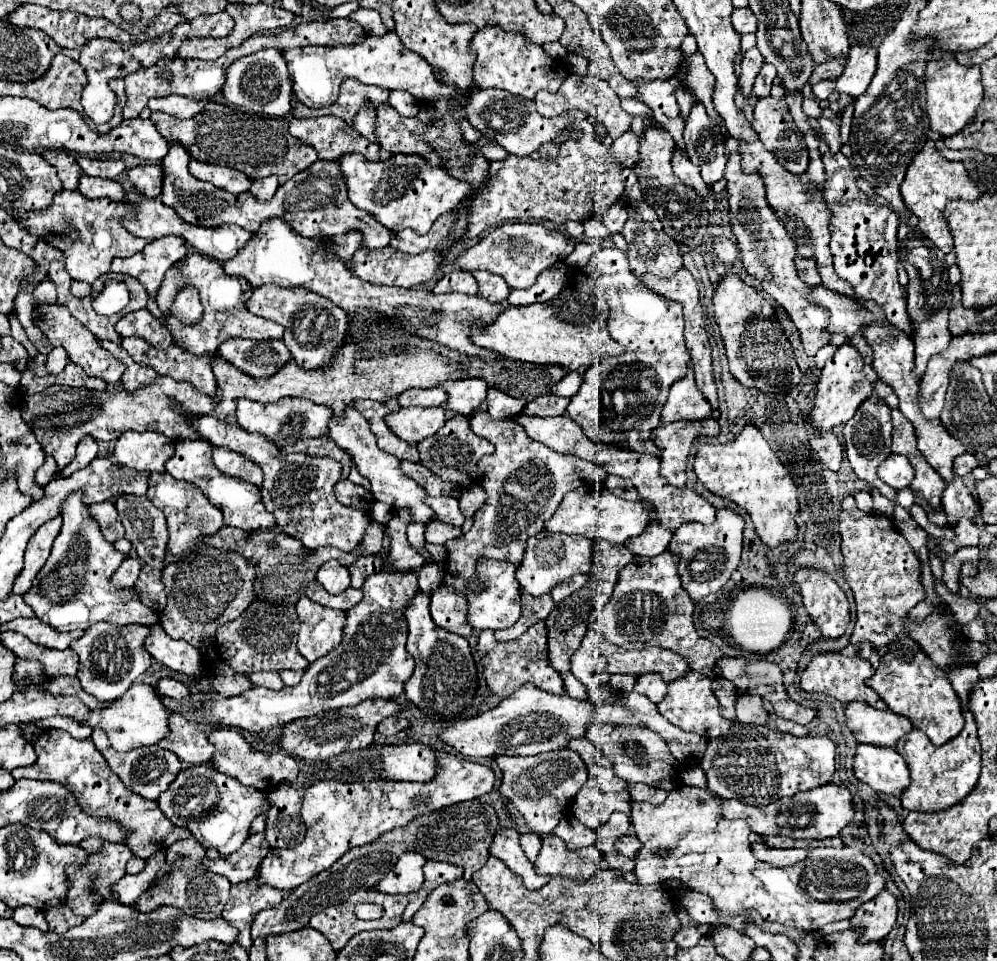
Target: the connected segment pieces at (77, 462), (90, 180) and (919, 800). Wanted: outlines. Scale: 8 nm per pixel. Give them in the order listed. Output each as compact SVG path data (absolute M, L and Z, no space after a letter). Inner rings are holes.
M83 436L81 442L77 444L77 454L75 454L75 458L61 470L61 476L73 474L75 470L81 470L81 468L89 466L89 464L97 458L97 452L99 452L97 440L95 440L95 438L89 438L89 436Z
M83 174L79 178L79 192L91 200L95 200L95 198L109 198L111 202L125 200L125 190L123 190L121 182L109 180L109 178L87 176L87 174Z
M965 660L951 664L949 670L945 670L947 678L951 680L953 688L957 692L961 692L961 704L963 704L963 714L965 714L965 728L961 730L959 736L951 738L949 742L945 742L943 746L935 746L925 732L913 728L907 736L905 736L905 744L903 744L903 758L909 766L911 772L911 784L903 790L901 794L901 804L905 810L917 810L917 812L937 812L937 810L945 810L953 804L957 804L959 800L963 800L975 786L977 778L979 778L979 770L981 770L981 744L977 738L977 726L973 716L967 710L967 690L971 690L971 682L975 682L975 678L979 678L975 664L967 664Z

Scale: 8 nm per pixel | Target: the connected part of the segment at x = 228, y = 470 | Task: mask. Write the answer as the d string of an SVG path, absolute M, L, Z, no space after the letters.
M213 450L213 464L227 476L261 486L263 470L233 450Z

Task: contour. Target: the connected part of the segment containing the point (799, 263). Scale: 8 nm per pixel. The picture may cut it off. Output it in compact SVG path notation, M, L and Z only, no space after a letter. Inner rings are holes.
M795 258L795 266L797 266L797 274L799 278L809 284L809 286L817 286L821 282L819 270L817 270L817 262L811 258Z

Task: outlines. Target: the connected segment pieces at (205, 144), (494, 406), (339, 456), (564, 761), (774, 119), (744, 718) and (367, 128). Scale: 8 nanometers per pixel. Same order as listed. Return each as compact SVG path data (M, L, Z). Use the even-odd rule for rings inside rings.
M209 102L209 106L205 106L195 118L179 120L163 112L153 112L151 122L167 142L183 142L195 160L231 166L247 174L251 180L275 174L279 184L283 184L317 160L315 148L289 134L287 118L263 118L259 114L247 114L231 106Z
M489 388L487 392L487 412L493 420L507 420L507 418L515 418L523 412L525 402L511 398L509 394L503 394L495 388Z
M309 438L309 440L301 440L293 446L287 446L283 448L283 452L305 452L305 454L313 454L313 456L327 456L327 458L333 458L337 462L341 462L343 470L341 470L341 478L347 478L349 476L349 470L351 470L351 460L349 460L349 454L341 448L335 446L335 442L331 438Z
M571 748L527 756L527 758L497 756L495 760L503 770L499 792L515 804L515 808L525 818L525 826L539 836L547 836L553 832L559 820L569 814L569 806L571 806L569 802L575 798L579 788L587 782L587 766L581 760L581 756Z
M773 96L759 98L759 102L755 104L755 110L753 110L753 118L755 118L753 120L753 130L757 132L763 146L771 154L775 154L777 162L783 164L783 168L791 174L803 174L807 170L807 162L809 162L807 144L805 144L805 138L803 138L801 130L795 126L795 122L789 114L787 96L783 96L783 98L773 98Z
M739 696L735 702L735 712L739 722L751 722L751 724L765 724L767 712L763 710L763 700L759 696Z
M363 102L361 110L357 112L355 120L353 120L353 130L357 130L361 136L365 136L367 140L379 144L379 138L375 134L375 124L377 124L377 112L371 106L371 102Z

